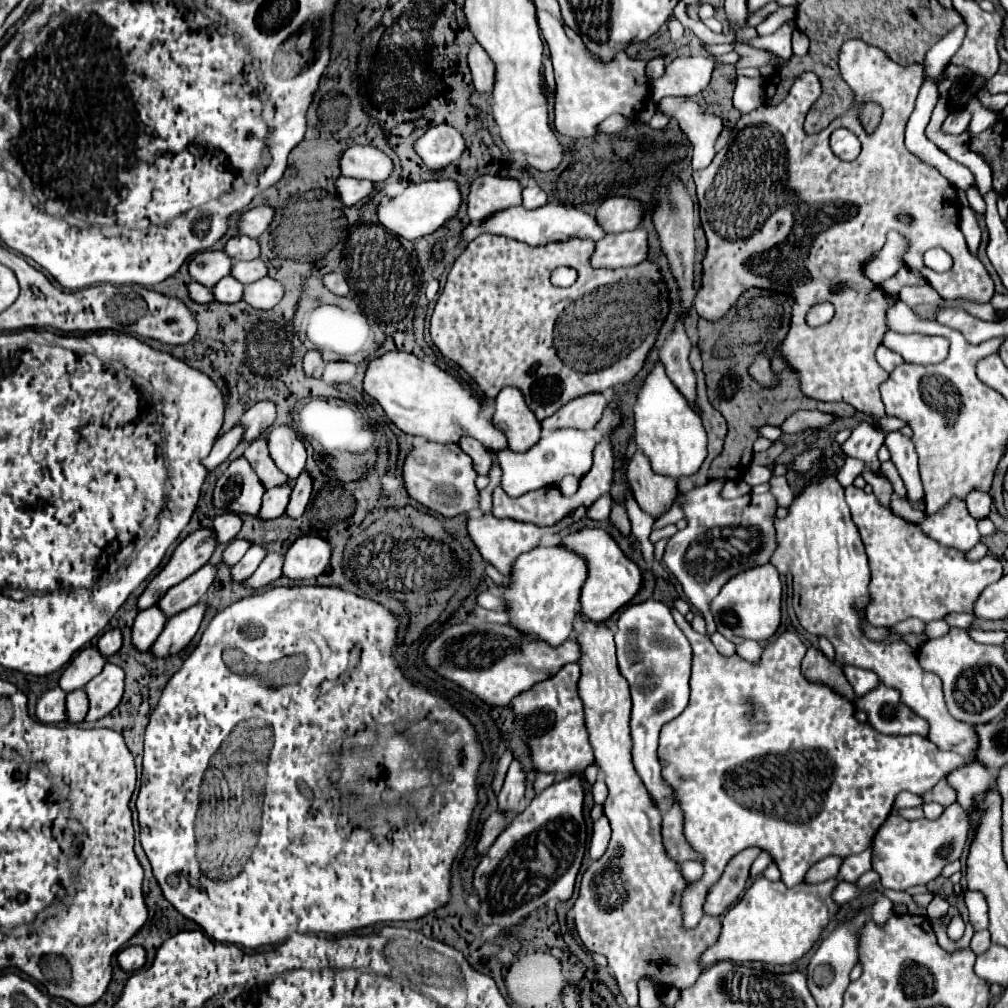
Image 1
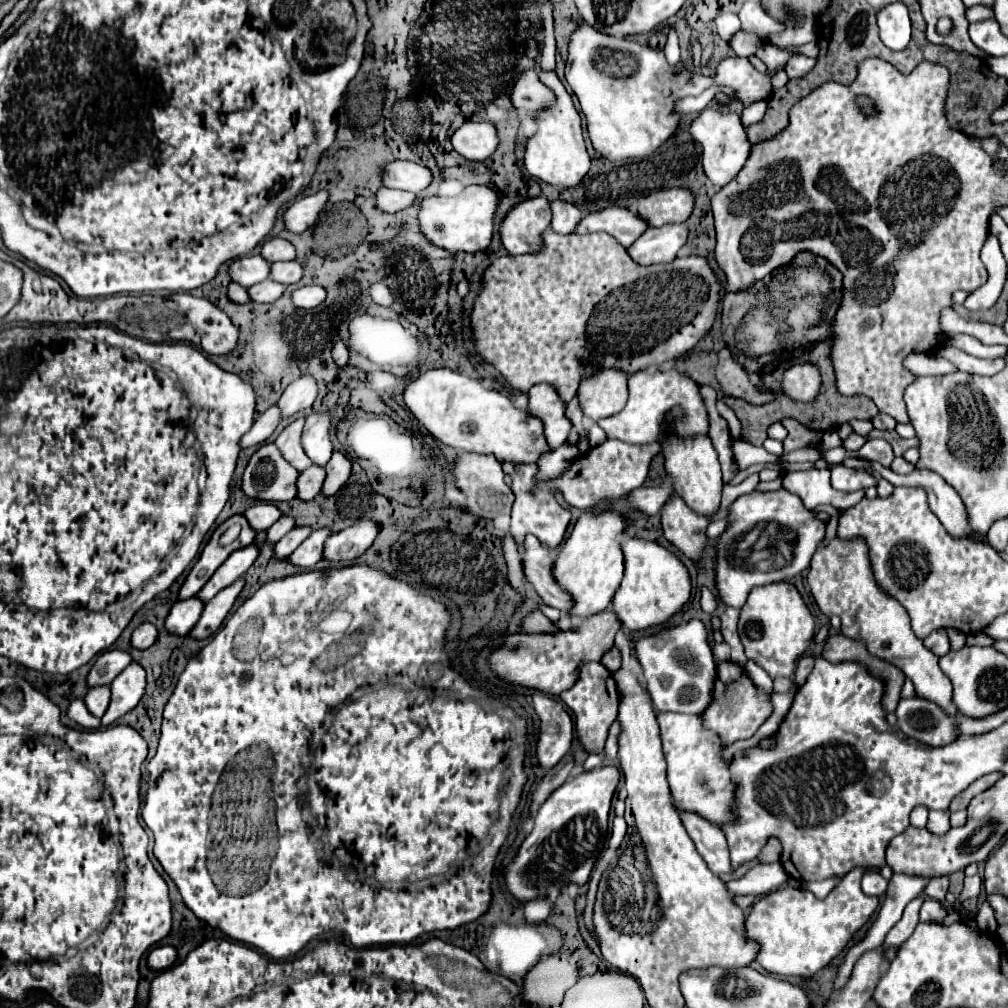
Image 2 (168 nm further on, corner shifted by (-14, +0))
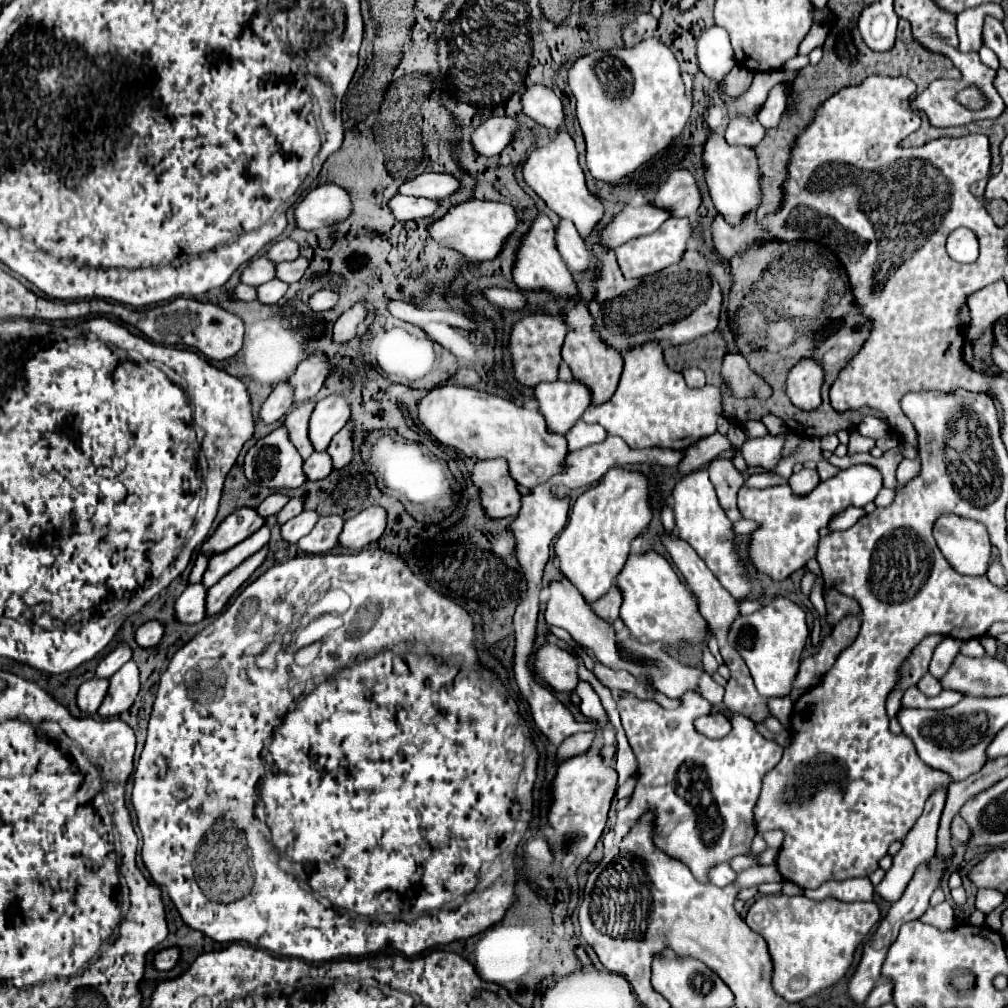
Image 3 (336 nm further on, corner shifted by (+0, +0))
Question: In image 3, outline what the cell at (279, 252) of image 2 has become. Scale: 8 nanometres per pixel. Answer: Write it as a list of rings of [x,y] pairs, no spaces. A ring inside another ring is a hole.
[[[282,239],[278,243],[274,243],[268,253],[268,259],[274,259],[274,263],[282,263],[282,261],[294,261],[300,257],[300,245],[294,239]]]

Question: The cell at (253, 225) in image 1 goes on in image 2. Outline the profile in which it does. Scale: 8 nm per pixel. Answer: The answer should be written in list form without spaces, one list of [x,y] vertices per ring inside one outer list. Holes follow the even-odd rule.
[[[318,191],[308,197],[298,197],[284,211],[284,217],[282,217],[284,227],[290,233],[302,233],[310,229],[316,223],[320,211],[324,209],[324,203],[326,203],[326,191]]]

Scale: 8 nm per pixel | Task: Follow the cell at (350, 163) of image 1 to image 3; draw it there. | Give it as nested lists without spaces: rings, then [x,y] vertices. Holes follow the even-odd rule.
[[[422,173],[400,187],[400,193],[426,197],[426,199],[446,199],[460,189],[460,181],[450,173]]]

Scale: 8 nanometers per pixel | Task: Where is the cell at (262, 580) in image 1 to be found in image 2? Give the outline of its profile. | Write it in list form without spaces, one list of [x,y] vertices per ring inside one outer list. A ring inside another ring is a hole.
[[[318,529],[312,531],[312,535],[308,539],[304,539],[300,543],[300,547],[288,557],[288,561],[296,567],[302,569],[312,569],[318,561],[320,561],[320,551],[322,551],[322,543],[324,539],[330,535],[330,529]]]

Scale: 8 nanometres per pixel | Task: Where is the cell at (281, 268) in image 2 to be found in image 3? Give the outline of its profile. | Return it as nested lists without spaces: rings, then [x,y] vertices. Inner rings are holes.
[[[298,257],[294,261],[278,263],[278,279],[286,281],[286,283],[296,283],[296,281],[300,281],[300,277],[308,269],[308,265],[310,265],[310,261],[306,257]]]

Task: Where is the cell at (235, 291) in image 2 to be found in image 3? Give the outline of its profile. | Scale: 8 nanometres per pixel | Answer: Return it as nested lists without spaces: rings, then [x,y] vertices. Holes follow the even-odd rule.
[[[242,283],[242,285],[238,285],[238,287],[234,289],[234,297],[242,299],[242,301],[254,301],[254,299],[256,299],[256,287]]]

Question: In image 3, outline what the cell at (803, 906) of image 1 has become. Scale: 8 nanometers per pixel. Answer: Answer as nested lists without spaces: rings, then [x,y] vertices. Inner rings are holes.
[[[764,895],[748,911],[746,923],[760,933],[774,961],[774,991],[788,1003],[800,1003],[818,991],[842,981],[854,961],[858,945],[880,921],[876,903],[838,903],[836,899],[812,901],[806,895]]]

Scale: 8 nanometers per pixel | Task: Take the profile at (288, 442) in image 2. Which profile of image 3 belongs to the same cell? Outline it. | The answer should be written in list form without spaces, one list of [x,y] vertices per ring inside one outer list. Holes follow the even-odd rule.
[[[316,399],[304,401],[302,405],[296,405],[284,419],[284,425],[290,431],[290,441],[298,447],[298,451],[304,459],[308,459],[314,453],[314,447],[308,439],[308,421],[310,421],[314,407],[316,407]]]

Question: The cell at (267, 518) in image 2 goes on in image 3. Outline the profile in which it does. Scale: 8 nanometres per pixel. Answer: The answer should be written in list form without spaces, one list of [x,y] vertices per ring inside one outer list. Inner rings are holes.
[[[272,493],[272,495],[268,495],[268,497],[258,505],[258,513],[262,513],[264,517],[270,517],[270,515],[278,513],[288,501],[290,501],[288,495],[284,495],[284,493]]]

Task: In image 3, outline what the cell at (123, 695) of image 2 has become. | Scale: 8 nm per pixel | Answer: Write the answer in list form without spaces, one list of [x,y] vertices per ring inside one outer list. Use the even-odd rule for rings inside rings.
[[[134,661],[126,663],[116,675],[110,679],[110,691],[98,709],[100,717],[110,717],[110,713],[122,713],[132,707],[136,695],[140,691],[140,673]]]

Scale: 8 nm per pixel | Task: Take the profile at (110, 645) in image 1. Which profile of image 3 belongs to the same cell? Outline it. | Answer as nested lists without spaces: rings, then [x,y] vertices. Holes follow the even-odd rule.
[[[148,621],[136,631],[136,643],[140,647],[156,647],[164,635],[164,625],[160,621]]]

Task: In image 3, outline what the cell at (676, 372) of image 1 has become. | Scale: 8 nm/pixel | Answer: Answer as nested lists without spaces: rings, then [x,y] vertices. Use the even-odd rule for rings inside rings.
[[[724,457],[720,459],[714,459],[708,467],[708,473],[710,473],[710,481],[718,493],[718,501],[722,505],[722,509],[726,511],[728,519],[730,521],[740,521],[742,519],[742,513],[738,509],[738,503],[736,503],[736,495],[738,495],[738,489],[742,487],[744,479],[742,475],[738,473],[738,469]]]

